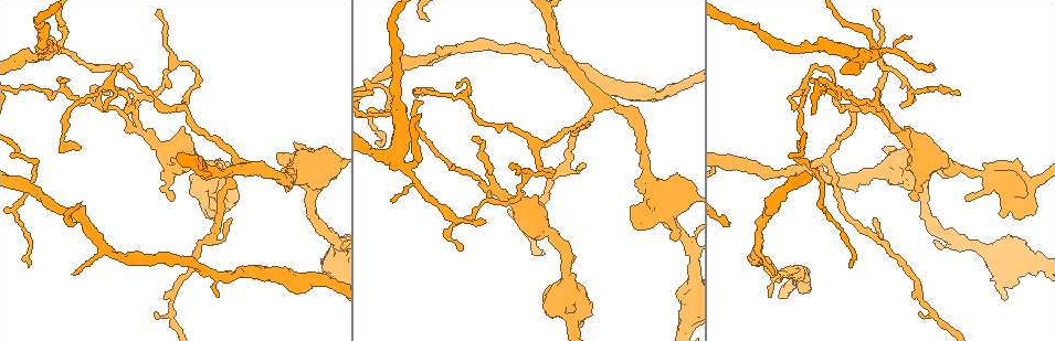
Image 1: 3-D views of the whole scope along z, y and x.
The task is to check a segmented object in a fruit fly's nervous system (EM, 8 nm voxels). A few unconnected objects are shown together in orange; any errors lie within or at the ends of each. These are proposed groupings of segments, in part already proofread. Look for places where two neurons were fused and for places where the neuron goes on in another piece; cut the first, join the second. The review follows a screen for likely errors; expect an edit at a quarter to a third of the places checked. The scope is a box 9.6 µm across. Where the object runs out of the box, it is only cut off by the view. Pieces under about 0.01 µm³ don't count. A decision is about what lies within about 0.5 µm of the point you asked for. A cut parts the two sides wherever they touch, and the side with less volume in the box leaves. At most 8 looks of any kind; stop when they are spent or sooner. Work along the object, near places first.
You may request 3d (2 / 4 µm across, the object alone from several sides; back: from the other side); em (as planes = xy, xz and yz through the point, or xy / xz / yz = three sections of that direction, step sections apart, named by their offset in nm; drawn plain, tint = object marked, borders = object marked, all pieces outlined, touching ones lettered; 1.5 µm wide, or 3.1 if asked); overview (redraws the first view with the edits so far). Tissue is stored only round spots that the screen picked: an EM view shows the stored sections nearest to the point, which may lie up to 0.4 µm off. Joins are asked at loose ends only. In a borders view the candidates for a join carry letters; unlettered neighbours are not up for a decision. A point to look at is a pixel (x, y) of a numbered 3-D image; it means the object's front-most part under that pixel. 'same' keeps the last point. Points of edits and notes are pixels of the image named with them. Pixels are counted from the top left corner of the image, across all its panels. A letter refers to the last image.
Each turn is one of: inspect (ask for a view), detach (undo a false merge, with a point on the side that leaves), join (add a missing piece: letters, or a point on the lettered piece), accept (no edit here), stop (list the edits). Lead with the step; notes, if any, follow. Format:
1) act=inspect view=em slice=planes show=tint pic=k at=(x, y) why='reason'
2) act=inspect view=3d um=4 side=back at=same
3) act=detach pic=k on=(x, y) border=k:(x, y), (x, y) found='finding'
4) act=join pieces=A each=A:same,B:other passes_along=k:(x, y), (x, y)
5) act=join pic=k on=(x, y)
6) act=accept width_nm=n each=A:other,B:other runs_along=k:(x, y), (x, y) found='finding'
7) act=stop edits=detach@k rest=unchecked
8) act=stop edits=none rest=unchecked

act=inspect view=em slice=planes show=plain pic=1 at=(422, 100)

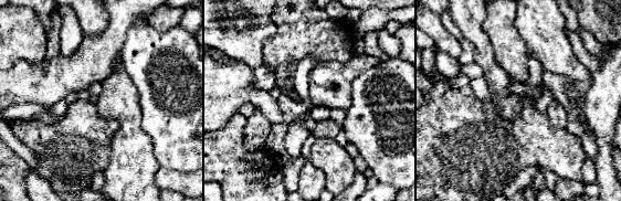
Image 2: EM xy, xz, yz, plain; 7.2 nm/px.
act=inspect view=em slice=planes show=borders at=same why='what lies round it'

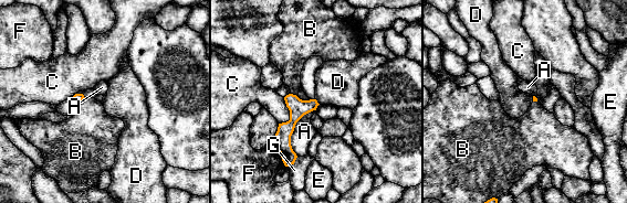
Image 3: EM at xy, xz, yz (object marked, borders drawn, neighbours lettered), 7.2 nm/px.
act=accept each=A:other,B:other,C:other,D:other,E:other,F:other,G:other runs_along=3:(289, 97), (291, 159) found='no lettered piece goes on from it'

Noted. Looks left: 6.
act=inspect view=em slice=planes show=borders pic=1 at=(482, 223) why='an open end'

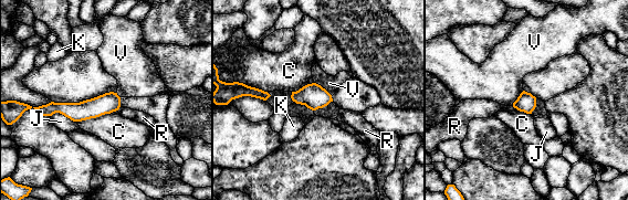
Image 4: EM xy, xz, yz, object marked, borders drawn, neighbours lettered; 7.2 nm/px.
act=accept each=C:other,J:other,K:other,R:other,V:other runs_along=4:(117, 100), (92, 108), (41, 111) found='none of them fits'

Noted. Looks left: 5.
act=inspect view=3d um=2 pic=1 at=(900, 131) why='calibre changes'

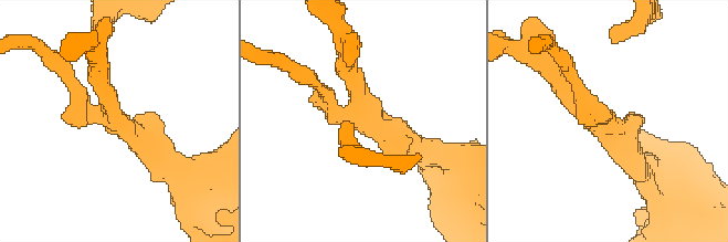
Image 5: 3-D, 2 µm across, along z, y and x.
act=inspect view=em slice=yz step=8 show=tint pic=5 at=(606, 124) arms=3 why='now the EM'

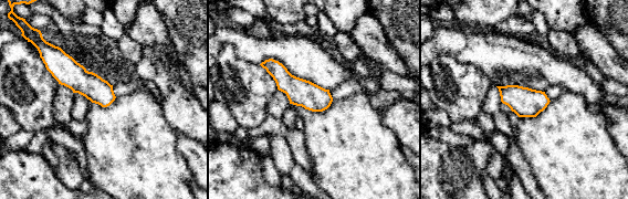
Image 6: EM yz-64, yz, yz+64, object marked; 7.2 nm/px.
act=inspect view=em slice=planes show=borders at=same why='another direction'

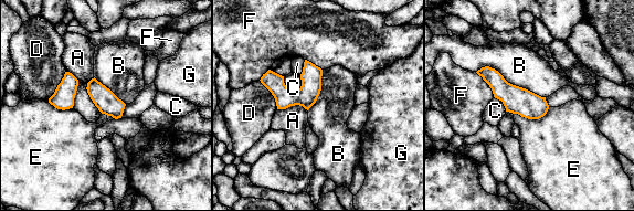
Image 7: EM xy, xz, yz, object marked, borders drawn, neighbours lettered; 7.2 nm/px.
act=accept width_nm=140 each=A:other,B:other,C:other,D:other,E:other,F:other,G:other found='all the same neuron'

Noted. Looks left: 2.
act=stop edits=none rest=unchecked

